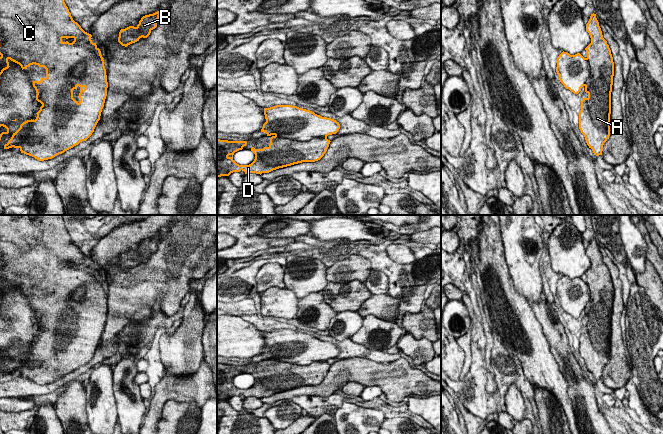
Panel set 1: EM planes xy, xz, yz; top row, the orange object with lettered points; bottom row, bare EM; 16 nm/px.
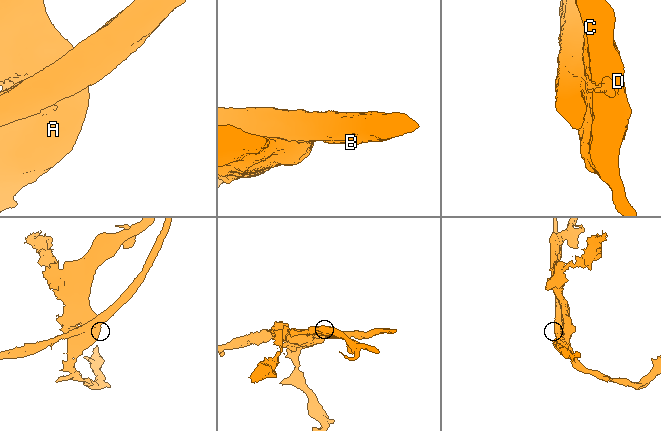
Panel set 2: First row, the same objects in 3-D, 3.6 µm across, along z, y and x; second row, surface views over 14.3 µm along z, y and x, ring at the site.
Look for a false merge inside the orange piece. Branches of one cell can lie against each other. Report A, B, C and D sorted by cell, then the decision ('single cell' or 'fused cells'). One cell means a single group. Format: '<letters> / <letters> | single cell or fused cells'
A C D / B | fused cells

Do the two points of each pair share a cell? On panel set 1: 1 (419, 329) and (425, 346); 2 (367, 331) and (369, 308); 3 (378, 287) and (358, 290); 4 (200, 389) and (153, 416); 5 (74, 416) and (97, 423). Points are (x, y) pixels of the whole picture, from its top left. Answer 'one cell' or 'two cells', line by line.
1: two cells
2: two cells
3: two cells
4: one cell
5: two cells

